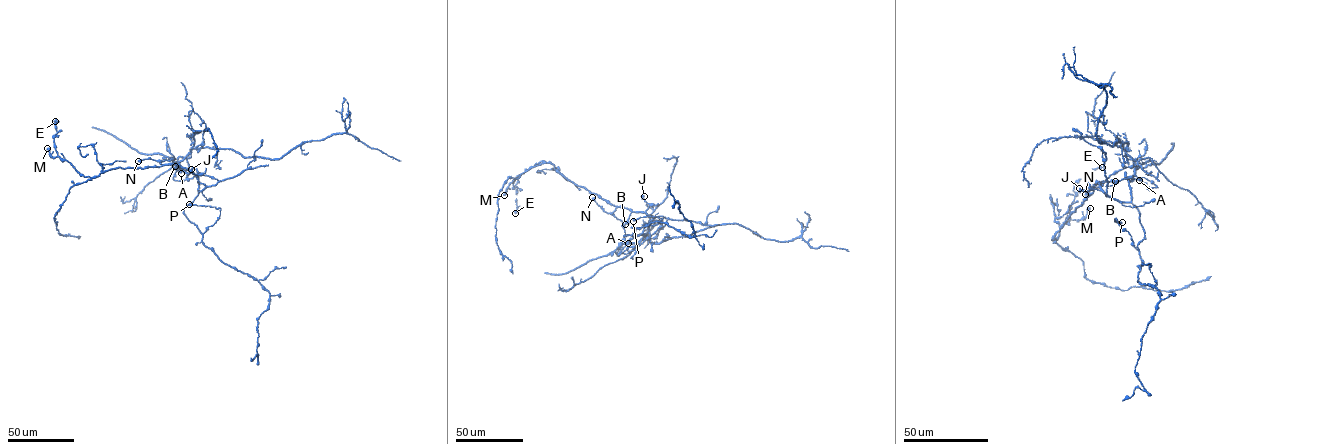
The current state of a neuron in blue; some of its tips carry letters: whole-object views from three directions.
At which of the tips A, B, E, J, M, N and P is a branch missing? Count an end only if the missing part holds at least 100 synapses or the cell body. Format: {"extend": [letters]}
{"extend": []}

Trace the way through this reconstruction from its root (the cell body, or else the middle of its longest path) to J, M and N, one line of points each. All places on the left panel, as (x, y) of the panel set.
J: (199, 181), (196, 176), (199, 174), (192, 173), (191, 169)
M: (199, 181), (173, 164), (118, 167), (96, 177), (84, 177), (67, 161), (51, 156), (47, 148)
N: (199, 181), (178, 165), (163, 165), (148, 158), (138, 161)

